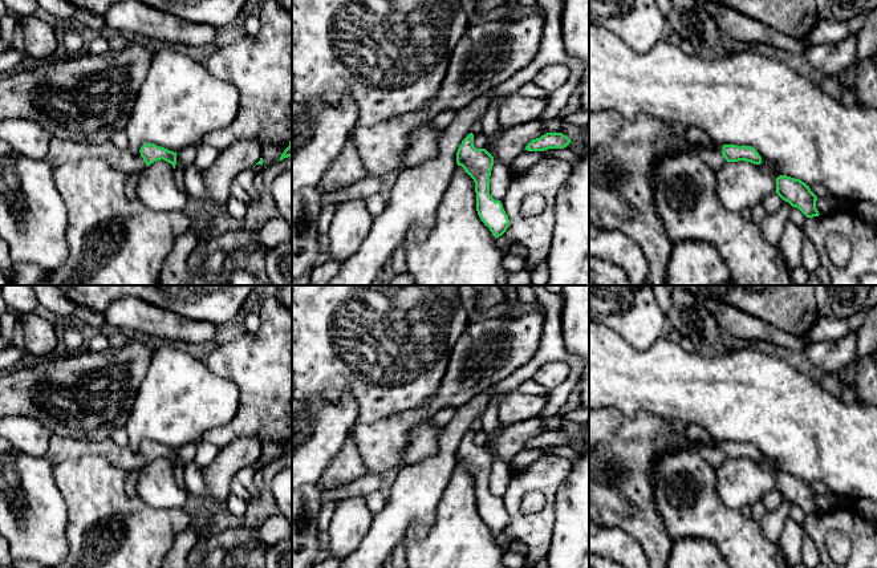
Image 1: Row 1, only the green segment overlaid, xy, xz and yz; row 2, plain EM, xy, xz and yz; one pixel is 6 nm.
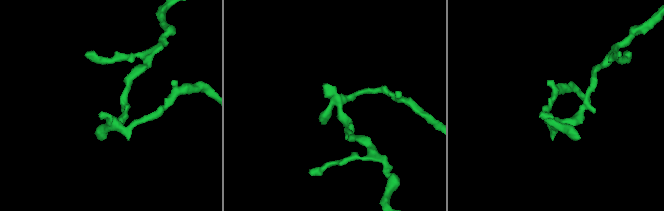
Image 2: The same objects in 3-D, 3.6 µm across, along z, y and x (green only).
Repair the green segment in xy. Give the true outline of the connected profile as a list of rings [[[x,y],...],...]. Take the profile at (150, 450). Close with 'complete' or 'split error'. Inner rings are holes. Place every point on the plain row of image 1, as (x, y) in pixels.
[[[52,434],[46,458],[56,466],[65,461],[74,461],[88,455],[100,455],[111,464],[121,468],[125,474],[131,470],[142,468],[146,463],[166,458],[175,466],[176,450],[154,441],[146,441],[139,447],[138,454],[130,446],[121,447],[111,438],[102,442],[92,442],[88,439],[73,439]]]; split error

